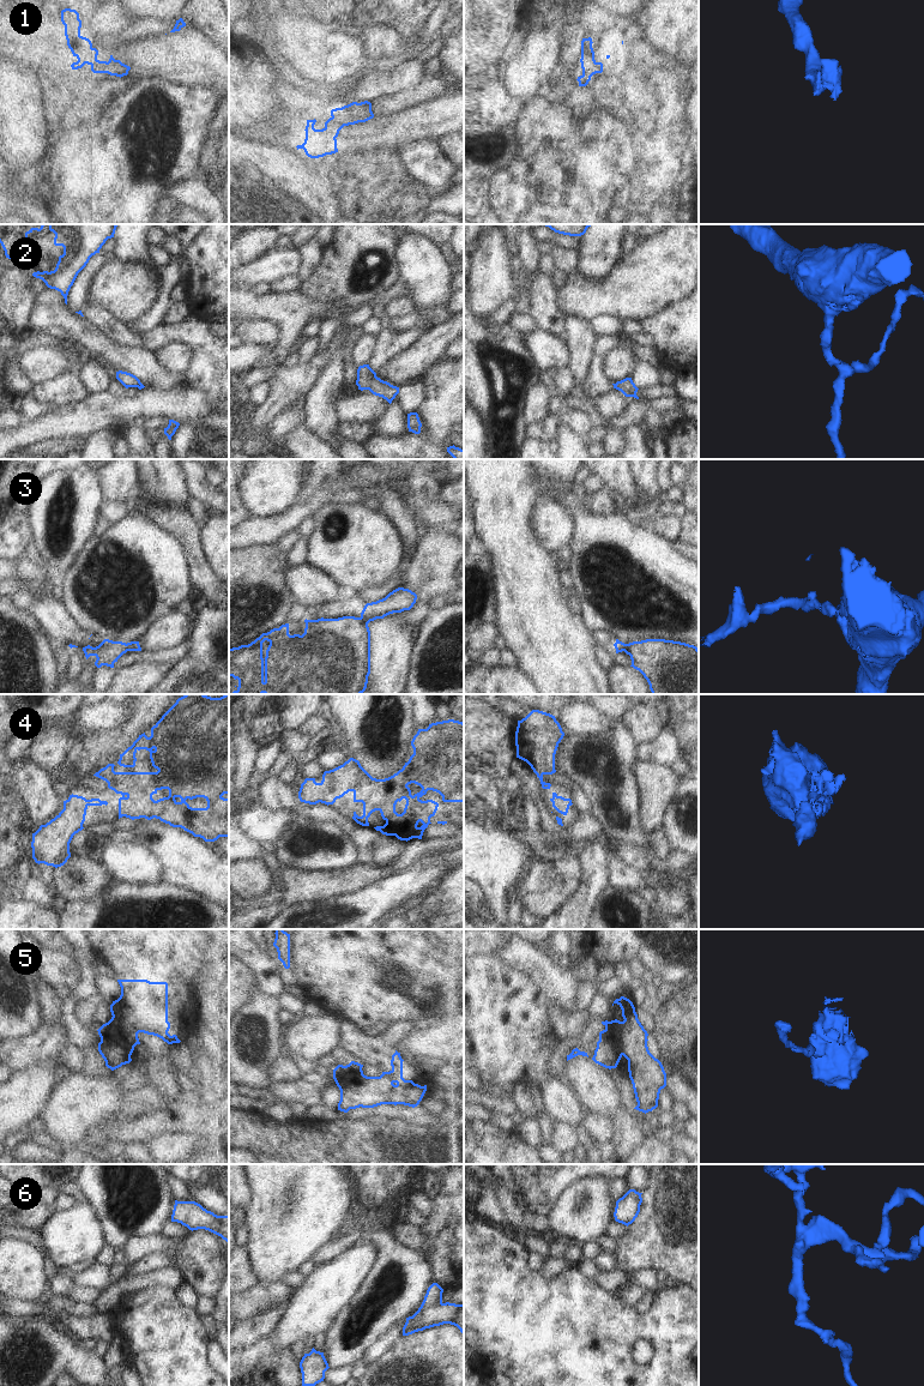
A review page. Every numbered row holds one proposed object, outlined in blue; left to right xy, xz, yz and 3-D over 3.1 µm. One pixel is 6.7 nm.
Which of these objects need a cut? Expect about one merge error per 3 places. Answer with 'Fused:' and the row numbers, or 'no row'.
Fused: 3, 5

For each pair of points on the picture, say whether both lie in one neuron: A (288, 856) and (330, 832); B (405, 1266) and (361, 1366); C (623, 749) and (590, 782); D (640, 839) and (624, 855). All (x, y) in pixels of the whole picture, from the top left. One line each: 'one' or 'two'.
A: one
B: two
C: one
D: two

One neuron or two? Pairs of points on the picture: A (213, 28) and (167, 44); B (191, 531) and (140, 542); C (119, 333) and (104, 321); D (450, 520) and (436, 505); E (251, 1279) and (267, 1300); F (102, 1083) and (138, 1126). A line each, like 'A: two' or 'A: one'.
A: two
B: two
C: one
D: one
E: two
F: two

